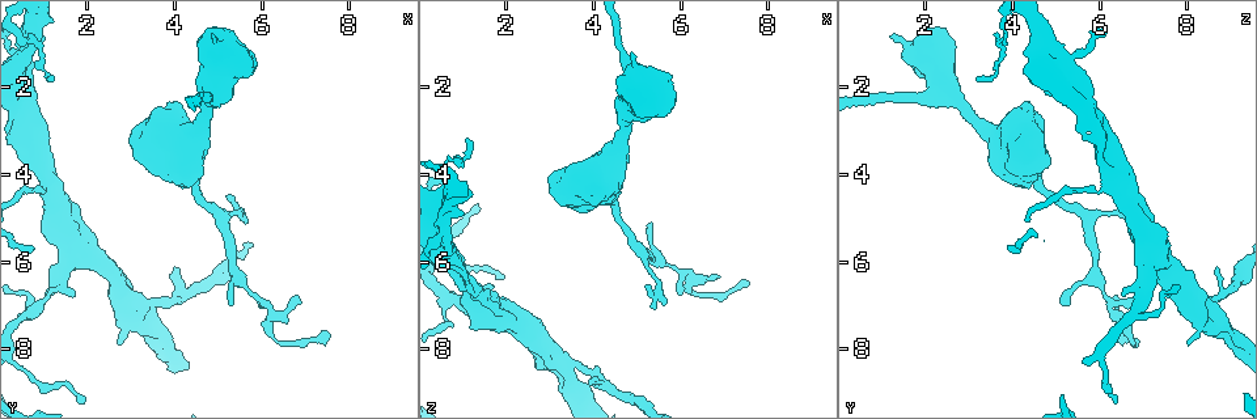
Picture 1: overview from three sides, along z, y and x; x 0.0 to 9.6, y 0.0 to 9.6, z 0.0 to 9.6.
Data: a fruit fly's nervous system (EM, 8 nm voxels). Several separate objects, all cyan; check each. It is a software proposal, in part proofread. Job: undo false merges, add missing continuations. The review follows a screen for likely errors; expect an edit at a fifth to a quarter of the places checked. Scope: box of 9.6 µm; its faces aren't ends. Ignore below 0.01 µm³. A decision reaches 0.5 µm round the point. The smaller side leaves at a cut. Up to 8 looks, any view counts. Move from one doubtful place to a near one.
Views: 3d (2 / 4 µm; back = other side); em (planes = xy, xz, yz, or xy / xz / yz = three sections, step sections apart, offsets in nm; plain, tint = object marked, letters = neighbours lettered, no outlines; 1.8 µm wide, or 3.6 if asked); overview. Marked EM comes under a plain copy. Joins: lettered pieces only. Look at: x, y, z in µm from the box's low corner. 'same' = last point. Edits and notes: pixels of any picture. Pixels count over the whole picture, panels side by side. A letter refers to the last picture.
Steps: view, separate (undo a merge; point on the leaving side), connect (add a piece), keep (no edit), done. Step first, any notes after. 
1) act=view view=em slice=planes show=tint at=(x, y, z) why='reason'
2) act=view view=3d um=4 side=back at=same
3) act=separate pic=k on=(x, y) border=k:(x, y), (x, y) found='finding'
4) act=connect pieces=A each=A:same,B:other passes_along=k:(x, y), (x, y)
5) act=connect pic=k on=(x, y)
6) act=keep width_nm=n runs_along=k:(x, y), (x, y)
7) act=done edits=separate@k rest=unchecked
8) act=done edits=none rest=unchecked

act=view view=3d um=2 at=(2.65, 7.90, 8.00) why='stops while still wide'

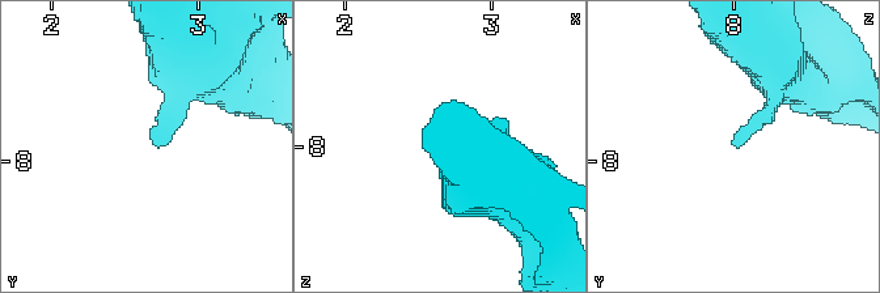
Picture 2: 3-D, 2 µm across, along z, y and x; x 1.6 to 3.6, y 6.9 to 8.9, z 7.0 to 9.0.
act=view view=em slice=yz step=8 show=letters at=(2.72, 7.90, 8.04)

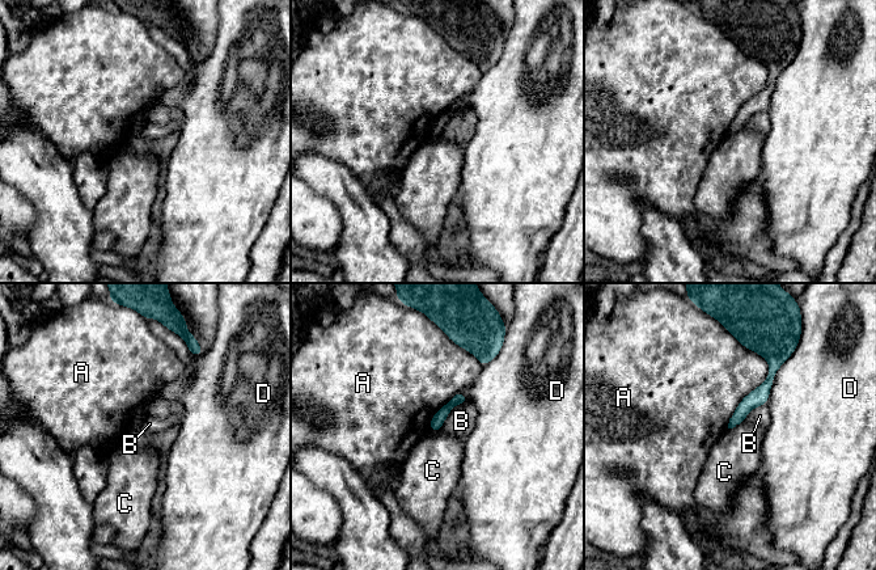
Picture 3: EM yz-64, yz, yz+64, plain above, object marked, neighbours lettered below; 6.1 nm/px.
act=view view=em slice=xz step=16 show=letters at=same

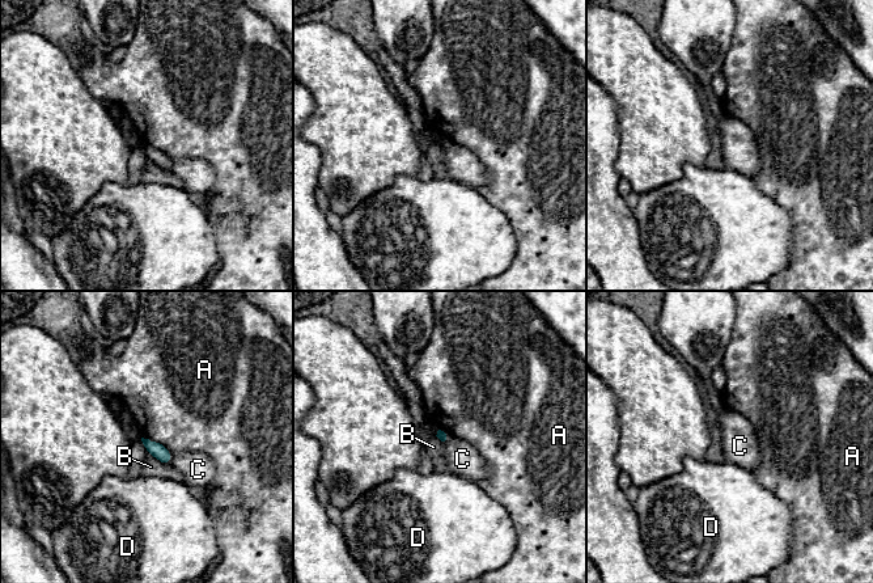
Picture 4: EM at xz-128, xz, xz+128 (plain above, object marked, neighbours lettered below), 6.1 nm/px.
act=keep each=A:other,B:other,C:other,D:other border=4:(148, 452), (169, 465) found='none of them fits'

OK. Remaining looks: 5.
act=view view=3d um=4 side=back at=(0.70, 7.15, 6.80) why='branch point'

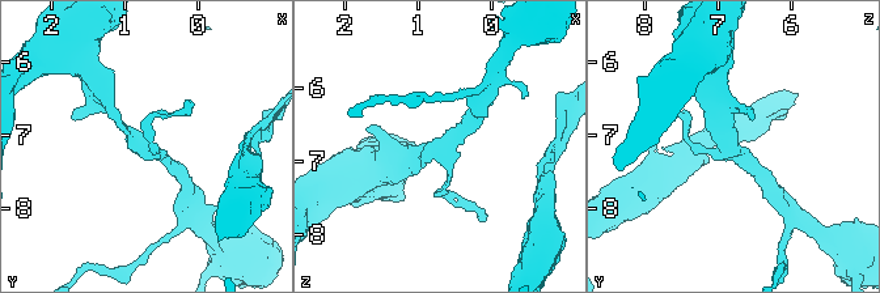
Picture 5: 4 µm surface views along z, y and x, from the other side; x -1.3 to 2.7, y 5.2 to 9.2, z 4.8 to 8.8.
act=view view=em slice=planes show=letters at=(0.75, 7.15, 6.85) why='shape alone is not enough'

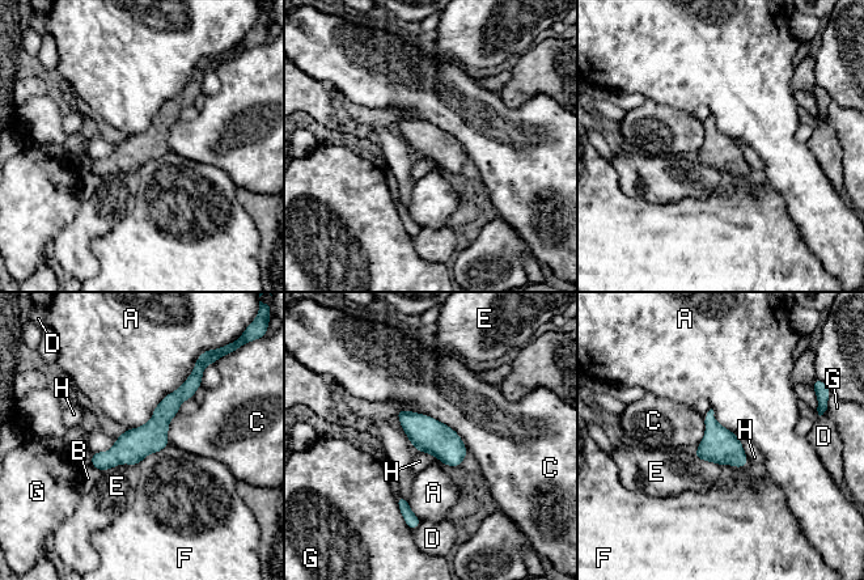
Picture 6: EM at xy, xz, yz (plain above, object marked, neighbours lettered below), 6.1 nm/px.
act=keep each=A:other,B:other,C:other,D:other,E:other,F:other,G:other,H:other border=6:(194, 367), (149, 419), (127, 430) found='one neuron here'

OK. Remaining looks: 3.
act=view view=em slice=planes show=letters at=(4.05, 6.10, 8.70) why='tapers out'

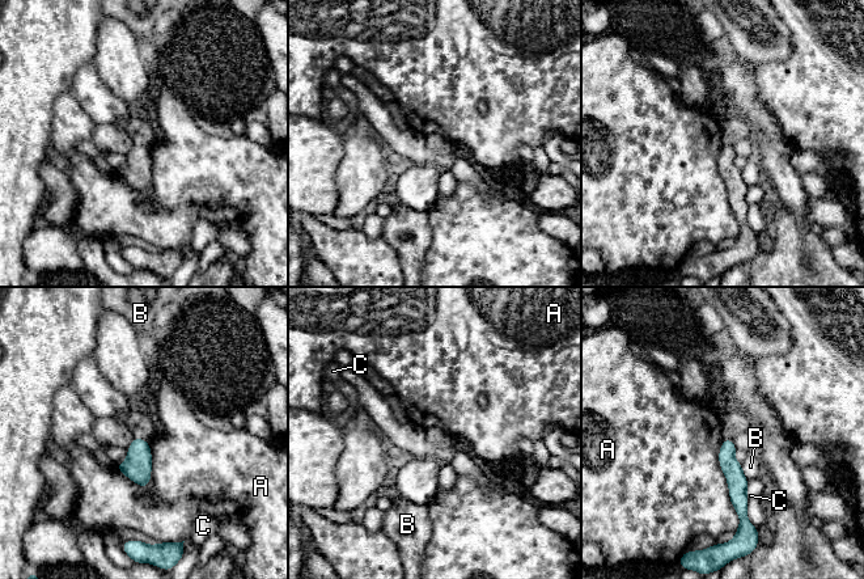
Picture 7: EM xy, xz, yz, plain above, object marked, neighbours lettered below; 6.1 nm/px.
act=keep each=A:other,B:other,C:other found='no lettered piece goes on from it'

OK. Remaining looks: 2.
act=done edits=none rest=unchecked

